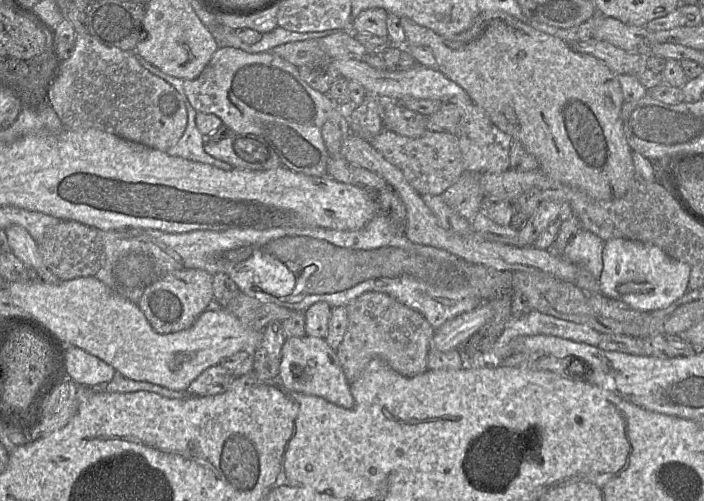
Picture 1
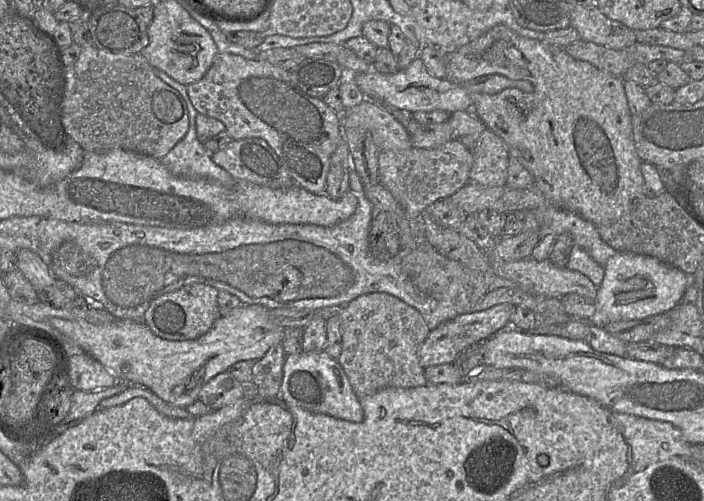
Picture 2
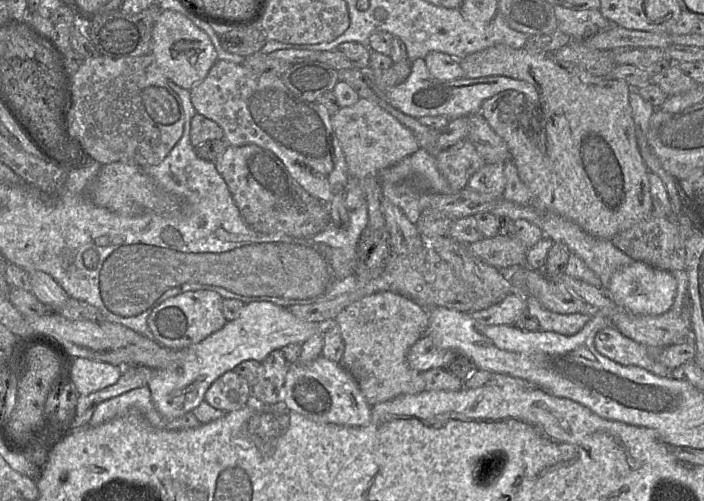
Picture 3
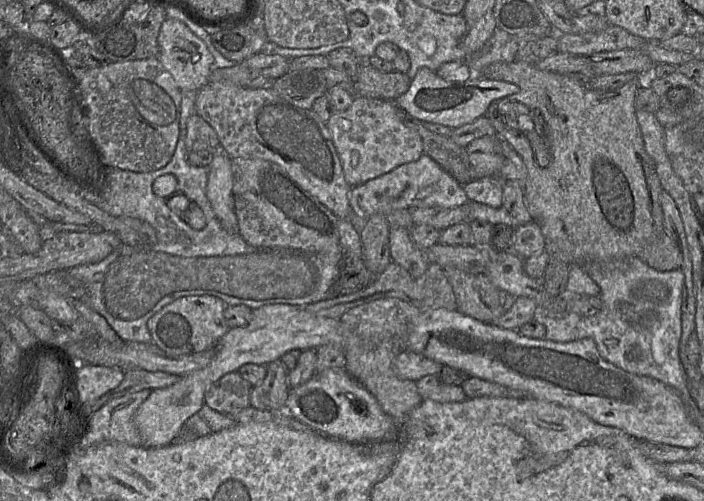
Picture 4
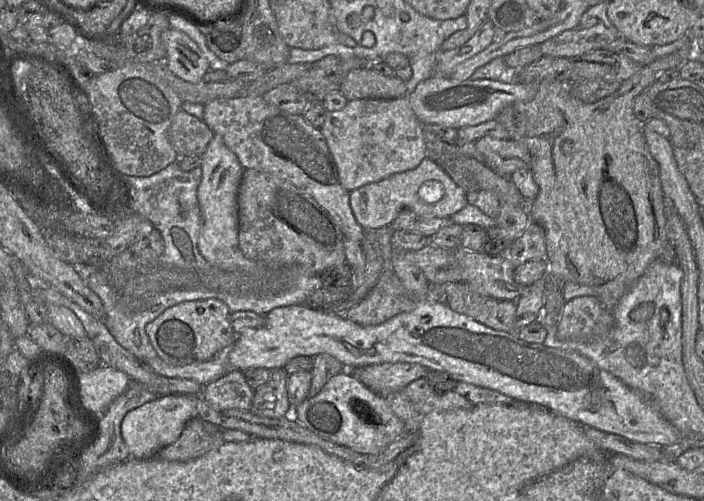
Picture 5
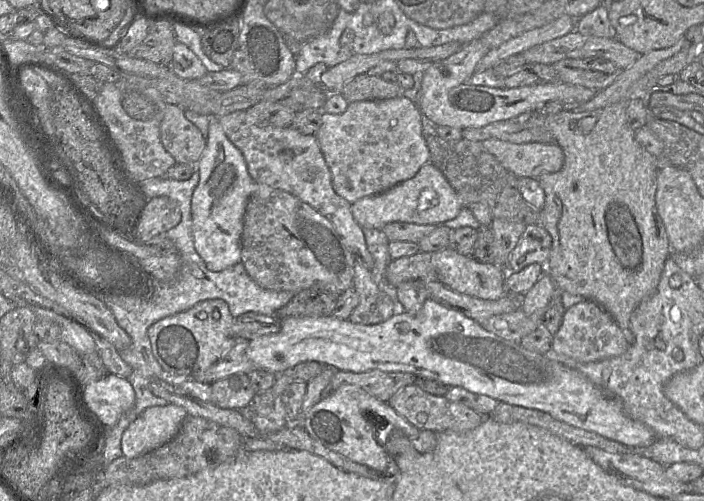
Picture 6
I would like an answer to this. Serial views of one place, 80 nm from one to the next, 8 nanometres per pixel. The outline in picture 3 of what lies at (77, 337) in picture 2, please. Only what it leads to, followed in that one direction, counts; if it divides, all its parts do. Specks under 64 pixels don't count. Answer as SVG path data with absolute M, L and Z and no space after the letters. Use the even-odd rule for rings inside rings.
M271 302L244 304L236 319L201 342L176 351L176 358L164 369L153 369L147 387L156 410L166 419L175 419L193 411L204 401L211 384L227 371L246 360L262 362L274 350L292 343L303 344L311 336L324 331L324 324L306 322L295 317L287 308Z

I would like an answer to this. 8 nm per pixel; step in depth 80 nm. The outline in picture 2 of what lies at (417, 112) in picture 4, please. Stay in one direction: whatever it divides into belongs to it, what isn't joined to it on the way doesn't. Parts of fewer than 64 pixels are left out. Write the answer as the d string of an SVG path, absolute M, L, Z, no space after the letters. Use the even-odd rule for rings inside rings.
M420 57L415 58L407 68L391 74L382 74L374 70L351 74L364 95L373 95L395 108L410 113L443 110L451 114L456 111L468 111L472 110L472 95L475 93L497 94L507 88L517 88L526 93L532 93L534 90L528 81L513 80L499 74L486 75L464 84L456 84L431 75Z

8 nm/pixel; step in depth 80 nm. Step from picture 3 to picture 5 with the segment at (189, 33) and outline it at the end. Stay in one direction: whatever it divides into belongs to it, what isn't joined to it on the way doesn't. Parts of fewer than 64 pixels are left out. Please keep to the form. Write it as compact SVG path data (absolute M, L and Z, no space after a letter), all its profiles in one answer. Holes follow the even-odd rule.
M169 28L162 32L161 41L166 49L165 63L178 78L197 83L209 71L207 58L187 34Z

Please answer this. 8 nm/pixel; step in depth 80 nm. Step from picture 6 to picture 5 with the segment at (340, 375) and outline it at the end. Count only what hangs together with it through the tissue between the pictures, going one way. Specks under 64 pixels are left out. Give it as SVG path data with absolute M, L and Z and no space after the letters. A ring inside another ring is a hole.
M405 362L383 363L348 370L359 382L384 398L431 372L420 364Z

